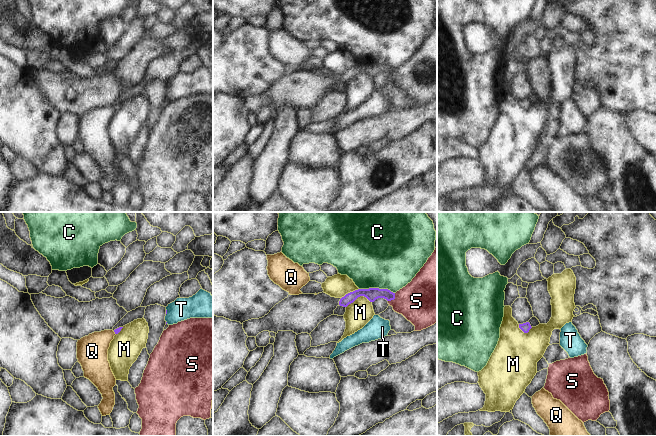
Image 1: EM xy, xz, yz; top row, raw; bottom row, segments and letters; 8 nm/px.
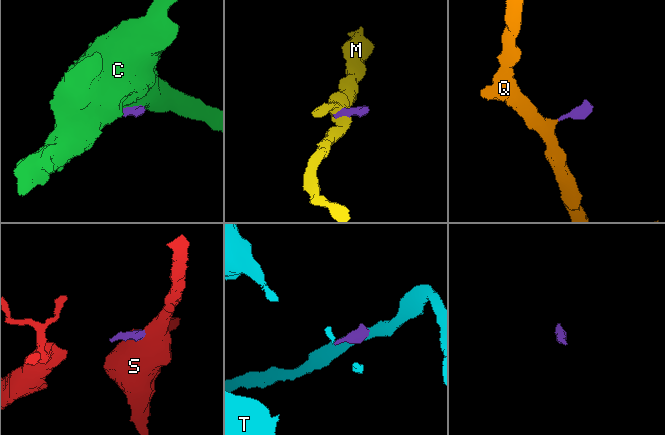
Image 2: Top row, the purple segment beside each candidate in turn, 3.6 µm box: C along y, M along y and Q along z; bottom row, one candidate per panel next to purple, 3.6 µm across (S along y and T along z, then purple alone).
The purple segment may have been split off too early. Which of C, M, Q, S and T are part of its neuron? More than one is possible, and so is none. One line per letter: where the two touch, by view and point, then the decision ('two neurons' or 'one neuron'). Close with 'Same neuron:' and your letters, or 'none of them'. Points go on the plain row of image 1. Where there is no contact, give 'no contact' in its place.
C: xz (377, 64) | two neurons
M: xz (358, 72) | two neurons
Q: xy (115, 109) | one neuron
S: xz (393, 75) | two neurons
T: xy (166, 88) | two neurons
Same neuron: Q

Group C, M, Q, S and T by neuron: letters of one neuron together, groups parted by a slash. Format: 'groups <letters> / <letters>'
groups C / M / Q / S / T

